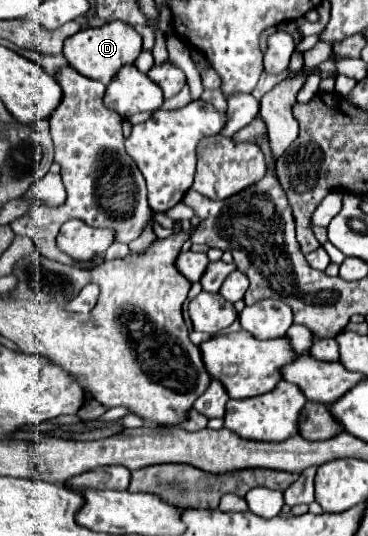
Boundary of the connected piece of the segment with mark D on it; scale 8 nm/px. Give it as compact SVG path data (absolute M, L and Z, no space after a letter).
M110 21L102 27L88 27L80 29L76 35L66 39L64 43L64 57L68 59L68 65L74 67L78 73L100 79L100 83L110 83L110 79L118 73L118 69L126 63L134 63L136 57L142 51L142 37L136 33L134 27L122 23L122 21Z

